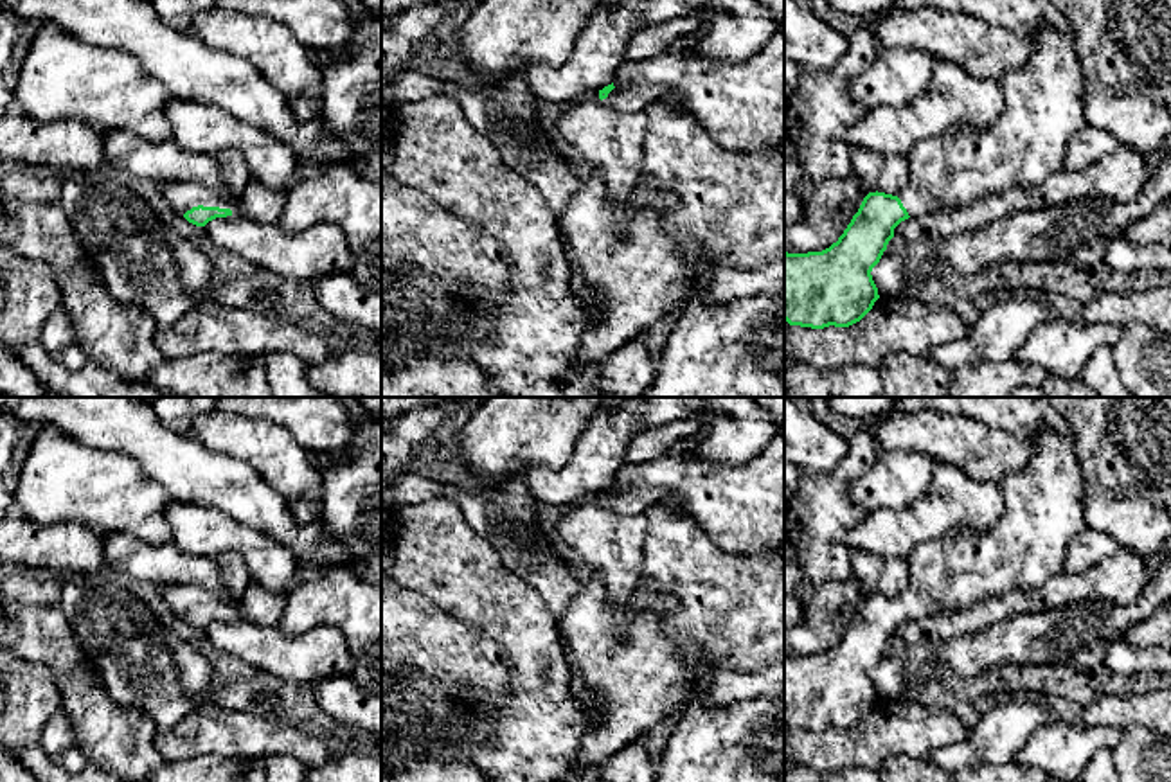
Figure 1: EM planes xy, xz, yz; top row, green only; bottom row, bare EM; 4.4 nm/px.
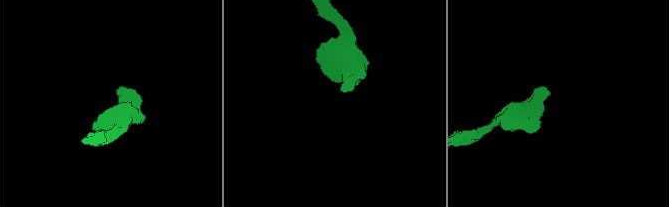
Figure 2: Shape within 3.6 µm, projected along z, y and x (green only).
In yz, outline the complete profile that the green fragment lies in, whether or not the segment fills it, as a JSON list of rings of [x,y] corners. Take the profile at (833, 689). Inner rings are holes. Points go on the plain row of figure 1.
[[[1040,426],[1034,430],[1034,442],[1038,451],[1031,462],[998,482],[1006,500],[998,521],[984,532],[964,525],[939,541],[919,545],[905,557],[908,586],[896,599],[869,595],[829,651],[808,656],[784,654],[784,723],[790,728],[824,732],[860,724],[880,701],[871,674],[901,624],[950,613],[1011,590],[1036,590],[1065,570],[1067,548],[1086,527],[1083,500],[1090,489],[1068,437]]]

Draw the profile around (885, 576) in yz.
[[[863,550],[851,554],[851,575],[869,595],[898,599],[908,586],[908,561],[905,557],[881,557]]]

